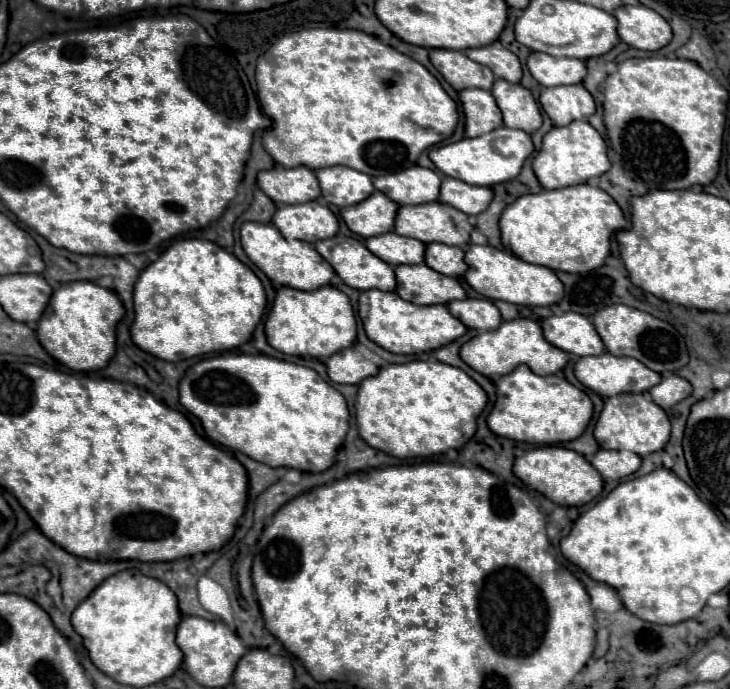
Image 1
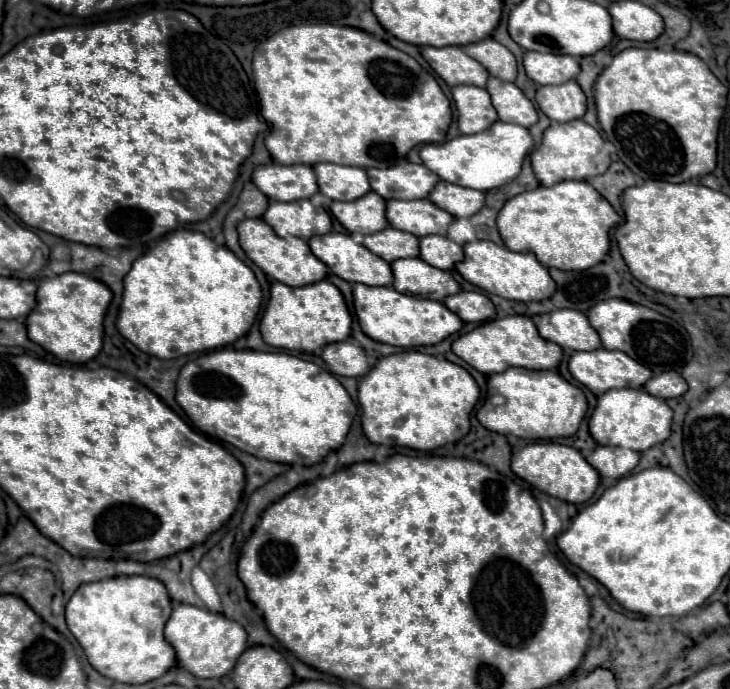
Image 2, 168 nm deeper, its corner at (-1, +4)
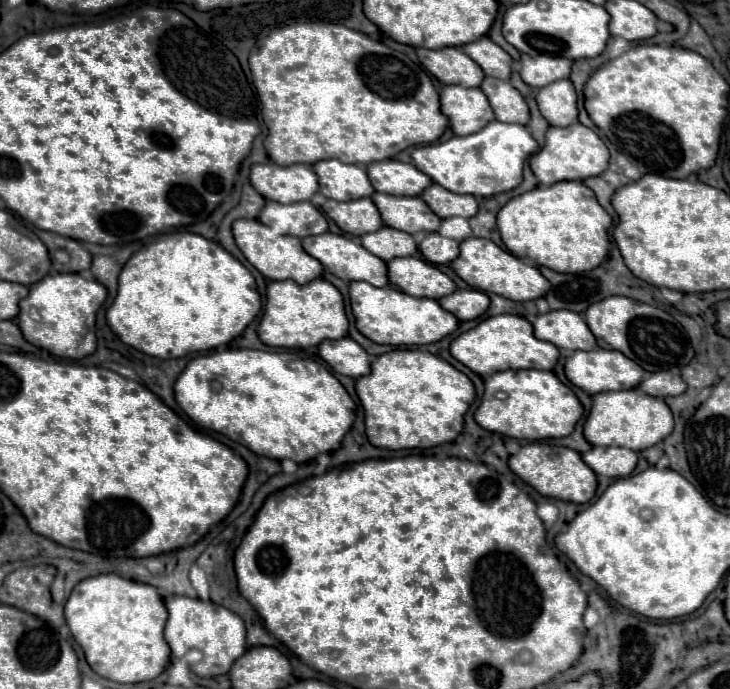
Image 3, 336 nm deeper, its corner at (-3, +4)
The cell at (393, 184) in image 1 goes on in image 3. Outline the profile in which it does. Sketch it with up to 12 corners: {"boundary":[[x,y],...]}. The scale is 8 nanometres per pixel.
{"boundary":[[370,163],[376,191],[416,197],[432,183],[412,163]]}

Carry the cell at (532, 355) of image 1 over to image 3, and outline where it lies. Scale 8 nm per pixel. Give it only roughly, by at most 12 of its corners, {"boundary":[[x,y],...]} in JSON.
{"boundary":[[494,315],[450,343],[486,377],[554,369],[558,347],[518,315]]}

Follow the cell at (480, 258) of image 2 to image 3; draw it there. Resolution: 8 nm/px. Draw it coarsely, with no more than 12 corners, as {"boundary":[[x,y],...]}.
{"boundary":[[464,239],[450,265],[474,289],[532,301],[550,289],[536,265],[490,239]]}

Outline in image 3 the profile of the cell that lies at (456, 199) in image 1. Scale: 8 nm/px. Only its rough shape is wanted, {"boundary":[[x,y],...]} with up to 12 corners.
{"boundary":[[430,185],[420,197],[440,219],[474,217],[474,197]]}

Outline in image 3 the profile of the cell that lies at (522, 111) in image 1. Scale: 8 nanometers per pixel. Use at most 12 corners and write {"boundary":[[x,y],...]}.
{"boundary":[[484,77],[480,89],[498,121],[526,125],[524,97],[508,81]]}

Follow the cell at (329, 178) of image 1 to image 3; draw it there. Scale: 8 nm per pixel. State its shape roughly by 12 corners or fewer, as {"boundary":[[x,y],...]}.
{"boundary":[[338,159],[314,163],[320,193],[352,201],[374,193],[366,171]]}

